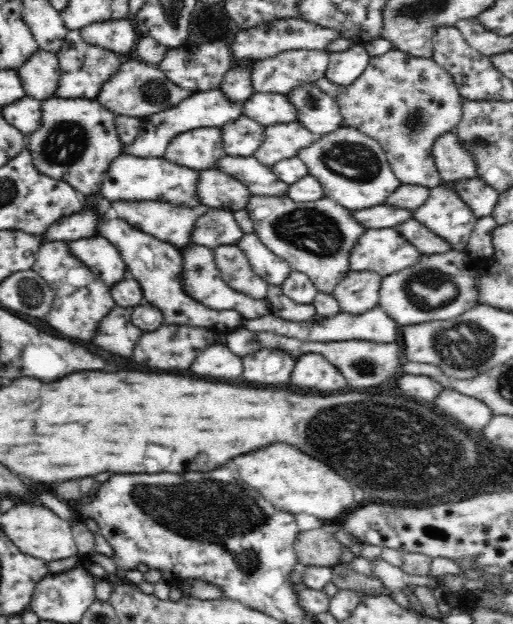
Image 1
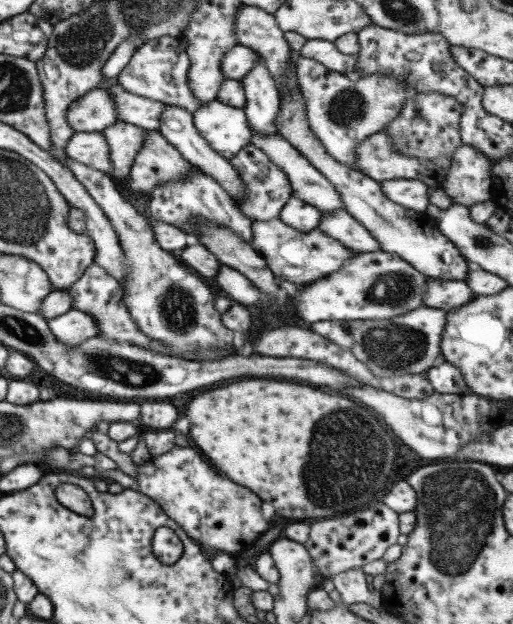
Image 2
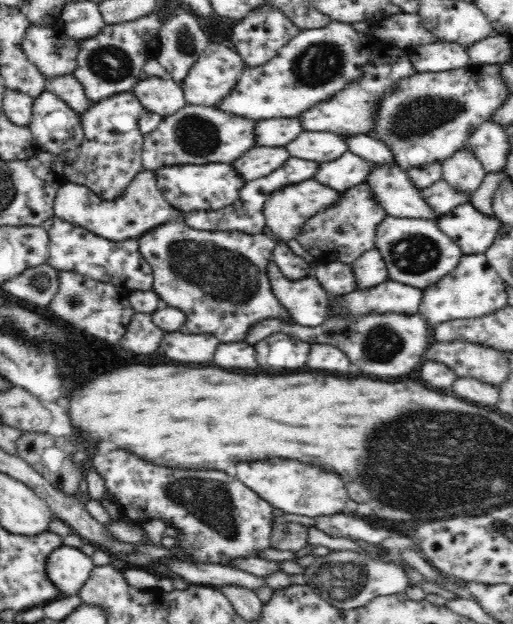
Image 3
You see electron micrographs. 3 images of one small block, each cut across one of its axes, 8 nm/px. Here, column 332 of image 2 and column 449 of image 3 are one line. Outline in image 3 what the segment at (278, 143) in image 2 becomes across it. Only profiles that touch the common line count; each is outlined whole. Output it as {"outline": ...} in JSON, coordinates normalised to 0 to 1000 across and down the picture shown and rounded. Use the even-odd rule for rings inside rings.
{"outline":[[[864,285],[823,303],[823,314],[834,332],[858,345],[873,343],[881,333],[916,324],[916,309],[897,309],[897,304],[877,298]]]}

